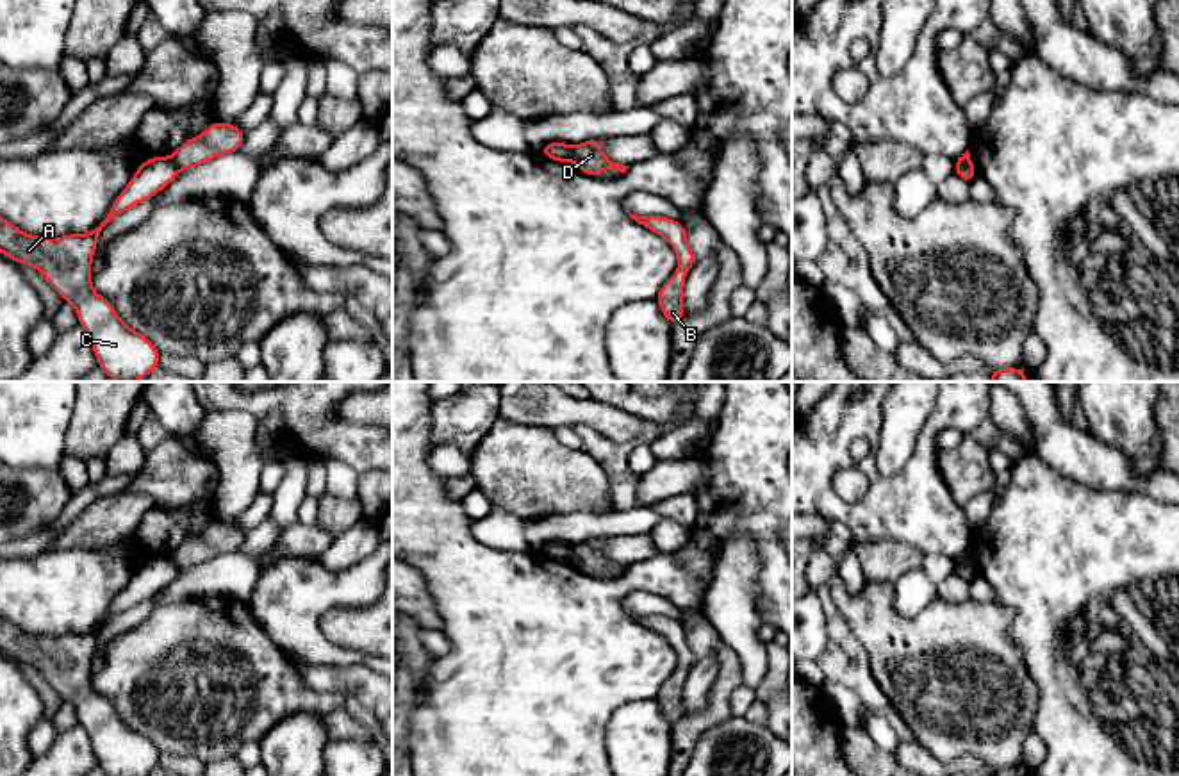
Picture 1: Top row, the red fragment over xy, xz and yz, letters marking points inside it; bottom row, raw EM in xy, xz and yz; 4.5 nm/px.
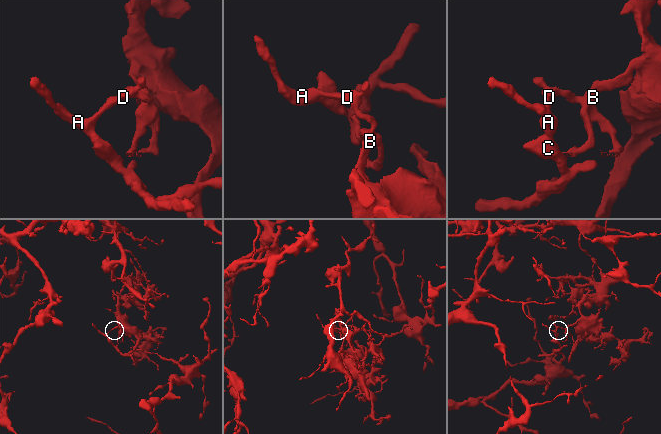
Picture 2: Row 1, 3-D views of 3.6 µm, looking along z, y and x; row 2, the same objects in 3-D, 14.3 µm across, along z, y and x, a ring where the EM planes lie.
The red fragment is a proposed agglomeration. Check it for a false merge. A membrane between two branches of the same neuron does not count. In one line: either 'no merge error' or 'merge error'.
merge error

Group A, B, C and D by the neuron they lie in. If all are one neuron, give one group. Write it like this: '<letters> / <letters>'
A C / B D

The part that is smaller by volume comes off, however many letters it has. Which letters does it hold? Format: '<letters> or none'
B, D

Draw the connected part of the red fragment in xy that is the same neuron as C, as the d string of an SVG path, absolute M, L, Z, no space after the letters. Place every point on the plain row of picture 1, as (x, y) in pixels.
M171 557L146 558L112 601L107 617L87 633L30 635L0 617L0 651L16 664L36 667L75 706L98 767L109 776L148 776L159 765L161 753L143 733L127 726L112 703L93 689L91 662L98 635L116 615L153 598L178 571Z

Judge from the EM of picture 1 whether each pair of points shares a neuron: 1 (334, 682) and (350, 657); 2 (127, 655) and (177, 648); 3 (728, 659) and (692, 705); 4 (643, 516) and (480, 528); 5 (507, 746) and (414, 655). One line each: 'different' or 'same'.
1: different
2: same
3: different
4: same
5: different

